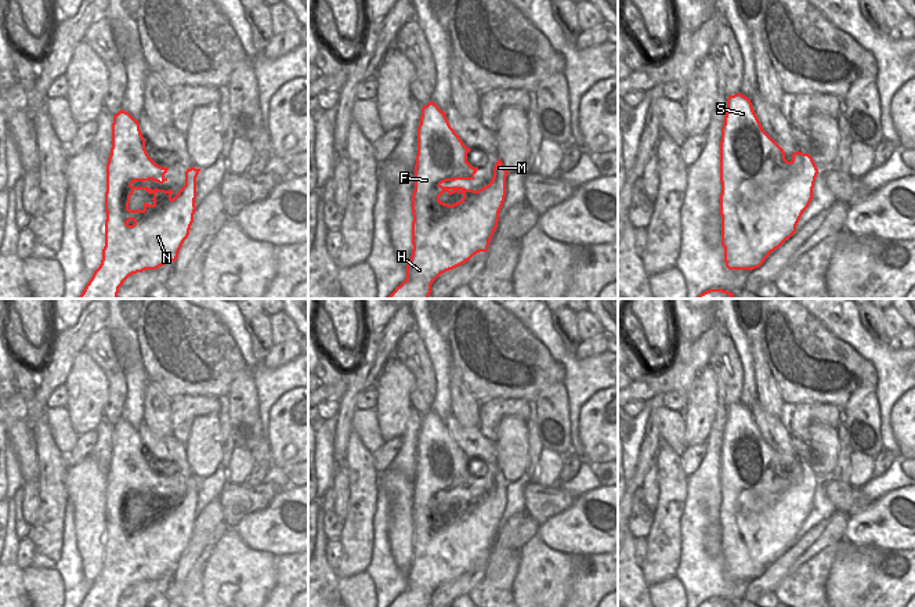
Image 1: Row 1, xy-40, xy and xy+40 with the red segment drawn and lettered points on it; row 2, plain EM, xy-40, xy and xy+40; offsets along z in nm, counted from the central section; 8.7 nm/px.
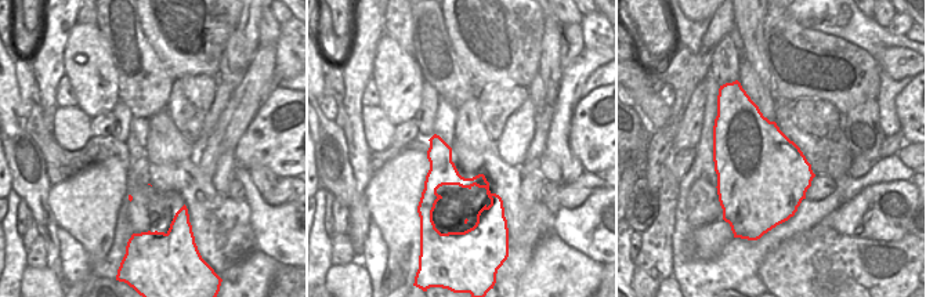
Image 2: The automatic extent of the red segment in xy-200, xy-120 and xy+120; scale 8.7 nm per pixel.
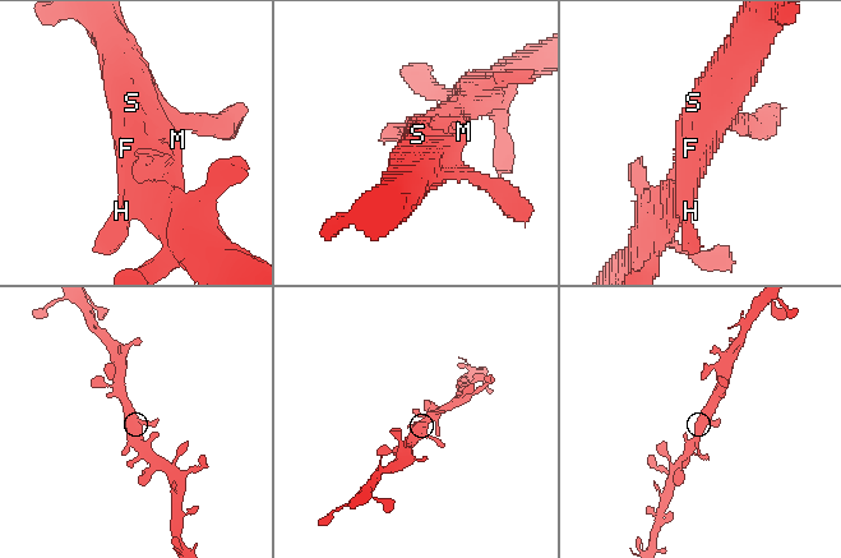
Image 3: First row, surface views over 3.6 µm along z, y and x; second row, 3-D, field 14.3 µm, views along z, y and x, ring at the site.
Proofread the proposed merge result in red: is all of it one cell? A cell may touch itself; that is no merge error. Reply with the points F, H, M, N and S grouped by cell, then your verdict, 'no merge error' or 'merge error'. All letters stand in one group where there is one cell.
groups F H M N S; no merge error

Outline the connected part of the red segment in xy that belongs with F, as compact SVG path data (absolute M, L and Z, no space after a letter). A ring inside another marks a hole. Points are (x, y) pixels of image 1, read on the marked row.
M430 101L422 108L417 127L417 155L415 165L415 191L412 194L412 256L406 265L406 279L387 299L428 299L433 282L444 272L453 270L480 252L488 252L489 242L498 227L499 212L506 196L509 171L500 159L493 167L491 183L478 191L463 187L442 187L445 181L474 180L478 167L467 162L467 148L451 127L445 112ZM448 192L463 198L452 205L440 200Z

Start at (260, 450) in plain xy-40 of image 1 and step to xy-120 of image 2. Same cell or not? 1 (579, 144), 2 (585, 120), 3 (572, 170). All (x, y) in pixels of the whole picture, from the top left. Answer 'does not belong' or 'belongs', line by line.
1: does not belong
2: does not belong
3: belongs

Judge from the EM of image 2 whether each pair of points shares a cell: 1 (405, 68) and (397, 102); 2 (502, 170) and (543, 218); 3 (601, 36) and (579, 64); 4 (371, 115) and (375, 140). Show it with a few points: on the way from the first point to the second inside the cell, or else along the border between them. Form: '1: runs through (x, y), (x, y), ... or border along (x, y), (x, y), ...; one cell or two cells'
1: runs through (397, 76), (397, 94); one cell
2: runs through (507, 185), (512, 200), (528, 217); one cell
3: border along (601, 46), (585, 50); two cells
4: runs through (375, 120), (375, 134); one cell

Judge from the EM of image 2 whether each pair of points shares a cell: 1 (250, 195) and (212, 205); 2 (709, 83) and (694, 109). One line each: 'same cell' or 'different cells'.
1: different cells
2: different cells

